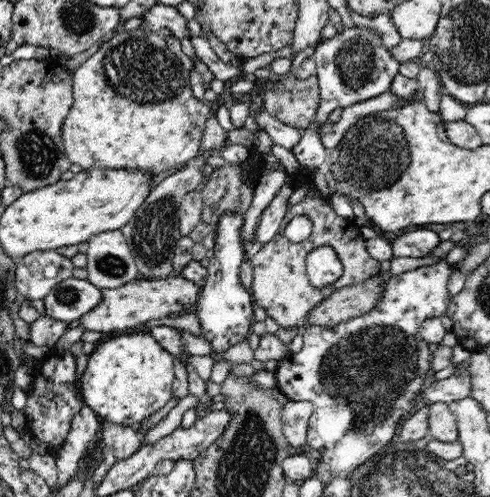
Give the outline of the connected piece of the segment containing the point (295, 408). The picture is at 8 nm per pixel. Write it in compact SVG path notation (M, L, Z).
M287 400L282 406L282 432L296 451L306 444L308 418L313 410L314 405L308 400Z

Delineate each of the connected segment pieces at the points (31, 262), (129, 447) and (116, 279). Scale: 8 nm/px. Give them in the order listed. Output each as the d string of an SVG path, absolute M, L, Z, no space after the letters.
M55 250L34 251L18 262L14 284L26 300L42 300L57 284L74 277L75 268L70 258Z
M101 420L99 436L104 444L111 448L117 460L132 456L141 447L140 435L134 427L112 424L107 420Z
M106 231L88 241L87 280L99 289L118 288L140 277L139 270L122 231Z

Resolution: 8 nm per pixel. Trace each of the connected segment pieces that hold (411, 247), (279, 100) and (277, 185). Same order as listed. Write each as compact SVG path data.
M412 228L396 238L388 236L388 243L392 247L392 258L424 257L428 252L434 250L440 241L438 234L424 228Z
M297 76L276 78L269 88L262 91L261 97L266 111L283 124L302 131L316 122L320 101L317 76L310 76L306 80L299 80Z
M274 169L273 171L262 171L256 178L252 202L245 211L244 228L242 228L242 239L244 244L248 244L254 239L256 226L259 224L264 208L278 194L278 190L284 186L288 173L285 169Z

